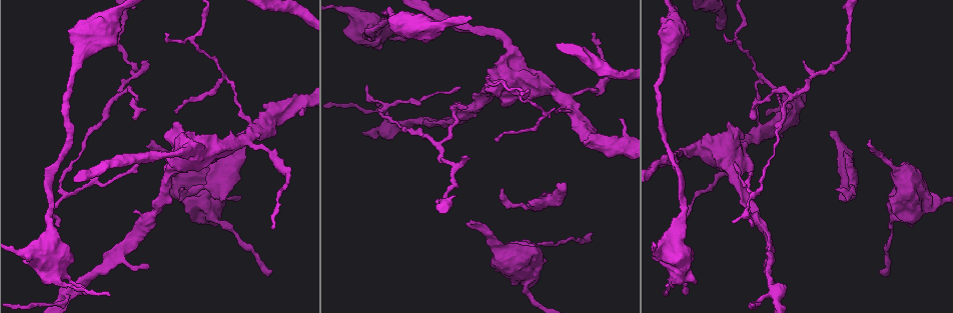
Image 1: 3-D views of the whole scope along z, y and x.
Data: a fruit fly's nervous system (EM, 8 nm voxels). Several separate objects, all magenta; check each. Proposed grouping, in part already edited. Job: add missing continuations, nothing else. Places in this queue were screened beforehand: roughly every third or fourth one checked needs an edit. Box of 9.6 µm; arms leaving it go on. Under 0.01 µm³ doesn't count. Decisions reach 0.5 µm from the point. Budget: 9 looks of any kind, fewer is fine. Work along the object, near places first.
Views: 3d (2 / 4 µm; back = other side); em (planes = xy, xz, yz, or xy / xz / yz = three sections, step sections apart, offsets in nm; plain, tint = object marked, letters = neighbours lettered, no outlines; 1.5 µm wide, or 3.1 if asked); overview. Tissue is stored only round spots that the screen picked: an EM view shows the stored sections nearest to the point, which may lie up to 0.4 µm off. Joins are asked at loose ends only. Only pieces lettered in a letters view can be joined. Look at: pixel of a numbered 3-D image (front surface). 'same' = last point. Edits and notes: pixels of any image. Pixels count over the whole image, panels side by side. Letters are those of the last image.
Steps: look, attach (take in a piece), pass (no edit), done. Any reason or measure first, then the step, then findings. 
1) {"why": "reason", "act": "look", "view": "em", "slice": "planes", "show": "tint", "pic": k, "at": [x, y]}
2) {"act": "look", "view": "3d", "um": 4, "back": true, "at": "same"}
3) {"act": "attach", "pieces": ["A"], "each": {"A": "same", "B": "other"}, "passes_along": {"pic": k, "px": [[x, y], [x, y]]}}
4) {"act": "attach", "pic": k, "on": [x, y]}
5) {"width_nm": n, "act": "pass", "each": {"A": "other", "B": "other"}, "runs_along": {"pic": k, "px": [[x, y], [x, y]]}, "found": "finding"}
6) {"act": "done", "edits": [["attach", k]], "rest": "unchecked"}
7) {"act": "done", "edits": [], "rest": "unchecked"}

{"act": "look", "view": "em", "slice": "xz", "step": 4, "show": "letters", "pic": 1, "at": [273, 227]}

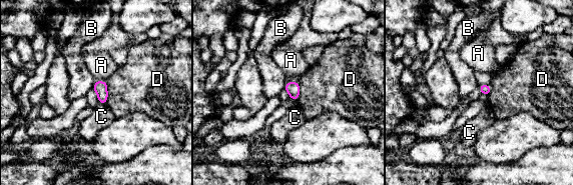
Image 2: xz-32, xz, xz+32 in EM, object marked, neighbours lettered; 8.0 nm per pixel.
{"width_nm": 80, "act": "pass", "each": {"A": "other", "B": "other", "C": "other", "D": "other"}, "found": "no lettered piece goes on from it"}

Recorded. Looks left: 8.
{"why": "branch stops here", "act": "look", "view": "em", "slice": "xy", "step": 4, "show": "plain", "pic": 1, "at": [831, 130]}

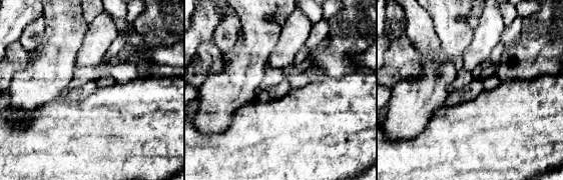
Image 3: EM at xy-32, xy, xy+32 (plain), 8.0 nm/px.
{"why": "see the neighbours", "act": "look", "view": "em", "slice": "xy", "step": 4, "show": "letters", "at": "same"}

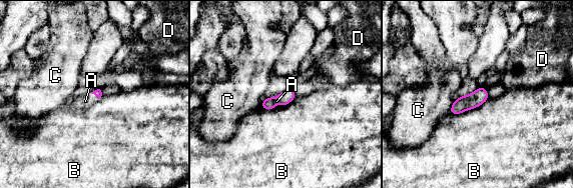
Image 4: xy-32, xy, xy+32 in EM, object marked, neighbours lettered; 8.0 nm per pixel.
{"act": "attach", "pieces": ["A"], "each": {"A": "same", "B": "other", "C": "other", "D": "other"}, "passes_along": {"pic": 4, "px": [[98, 93], [95, 95], [85, 101]]}, "found": "the neuron continues"}

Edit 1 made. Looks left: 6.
{"why": "see it whole again", "act": "look", "view": "overview"}

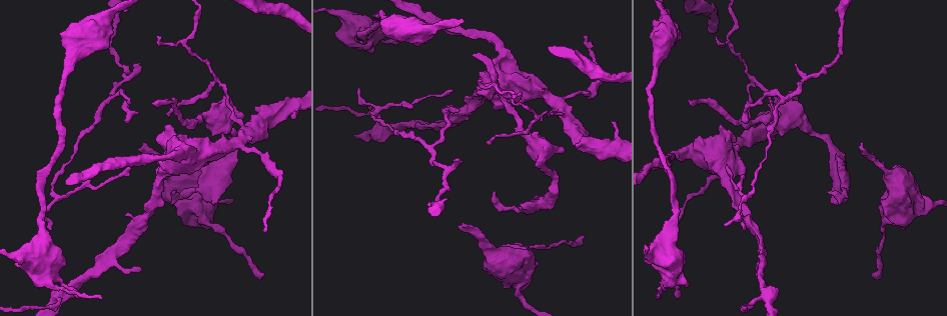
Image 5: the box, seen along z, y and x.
{"why": "free end", "act": "look", "view": "em", "slice": "planes", "show": "plain", "pic": 5, "at": [829, 192]}

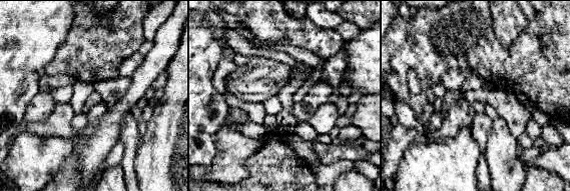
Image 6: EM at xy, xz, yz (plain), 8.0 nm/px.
{"why": "with the object marked", "act": "look", "view": "em", "slice": "planes", "show": "tint", "at": "same"}

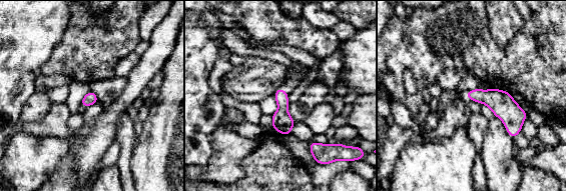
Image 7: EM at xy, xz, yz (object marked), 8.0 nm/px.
{"why": "what lies round it", "act": "look", "view": "em", "slice": "planes", "show": "letters", "at": "same"}

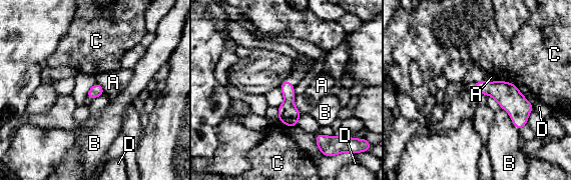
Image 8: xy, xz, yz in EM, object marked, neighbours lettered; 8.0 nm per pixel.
{"width_nm": 100, "longest_contact_nm": ["B", 240], "act": "pass", "each": {"A": "other", "B": "other", "C": "other", "D": "other"}, "found": "no lettered piece goes on from it"}

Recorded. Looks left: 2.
{"why": "tapers out", "act": "look", "view": "3d", "um": 4, "pic": 5, "at": [464, 224]}

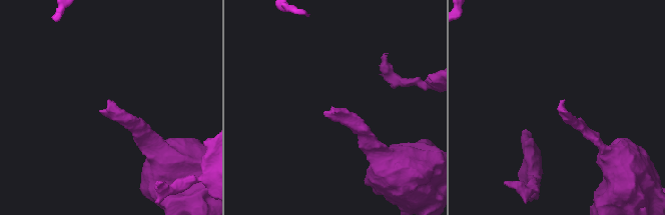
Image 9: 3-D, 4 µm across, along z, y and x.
{"act": "look", "view": "em", "slice": "planes", "show": "letters", "pic": 9, "at": [333, 114]}

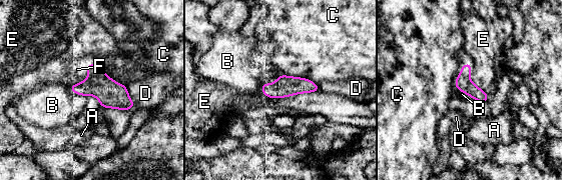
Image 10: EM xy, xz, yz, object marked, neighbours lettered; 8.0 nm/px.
{"width_nm": 130, "act": "attach", "pieces": ["F"], "each": {"A": "other", "B": "other", "C": "other", "D": "other", "E": "other", "F": "same"}, "found": "it goes on there"}

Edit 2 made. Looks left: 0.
{"act": "done", "edits": [["attach", 4], ["attach", 10]], "rest": "unchecked"}

